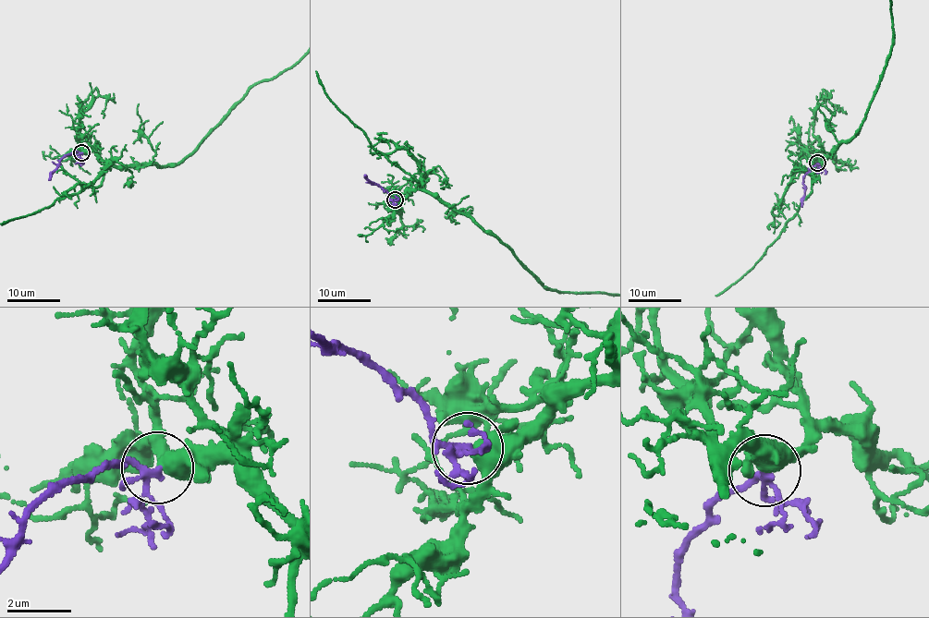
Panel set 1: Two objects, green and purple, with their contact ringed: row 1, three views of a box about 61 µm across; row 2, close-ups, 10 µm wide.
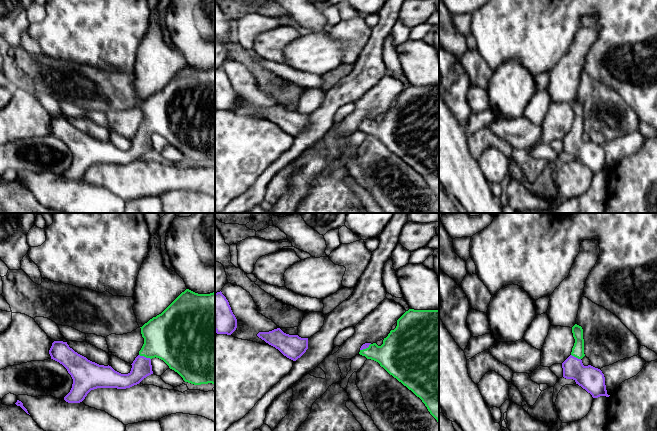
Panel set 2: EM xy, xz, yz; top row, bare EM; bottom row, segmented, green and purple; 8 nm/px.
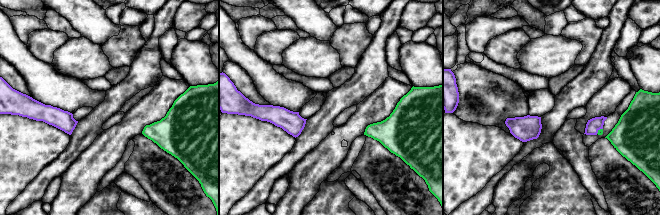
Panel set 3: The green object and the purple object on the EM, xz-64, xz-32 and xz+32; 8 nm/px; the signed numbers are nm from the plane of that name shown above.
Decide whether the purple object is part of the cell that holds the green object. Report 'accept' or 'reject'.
accept

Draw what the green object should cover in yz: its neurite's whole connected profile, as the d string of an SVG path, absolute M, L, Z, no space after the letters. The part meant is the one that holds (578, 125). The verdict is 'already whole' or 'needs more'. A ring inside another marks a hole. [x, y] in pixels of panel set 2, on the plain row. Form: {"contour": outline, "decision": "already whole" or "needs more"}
{"contour": "M575 100L572 103L572 109L575 119L571 131L562 139L563 153L573 155L576 160L590 169L593 174L600 172L609 173L602 147L591 141L584 142L582 139L581 135L585 132L582 103Z", "decision": "needs more"}

